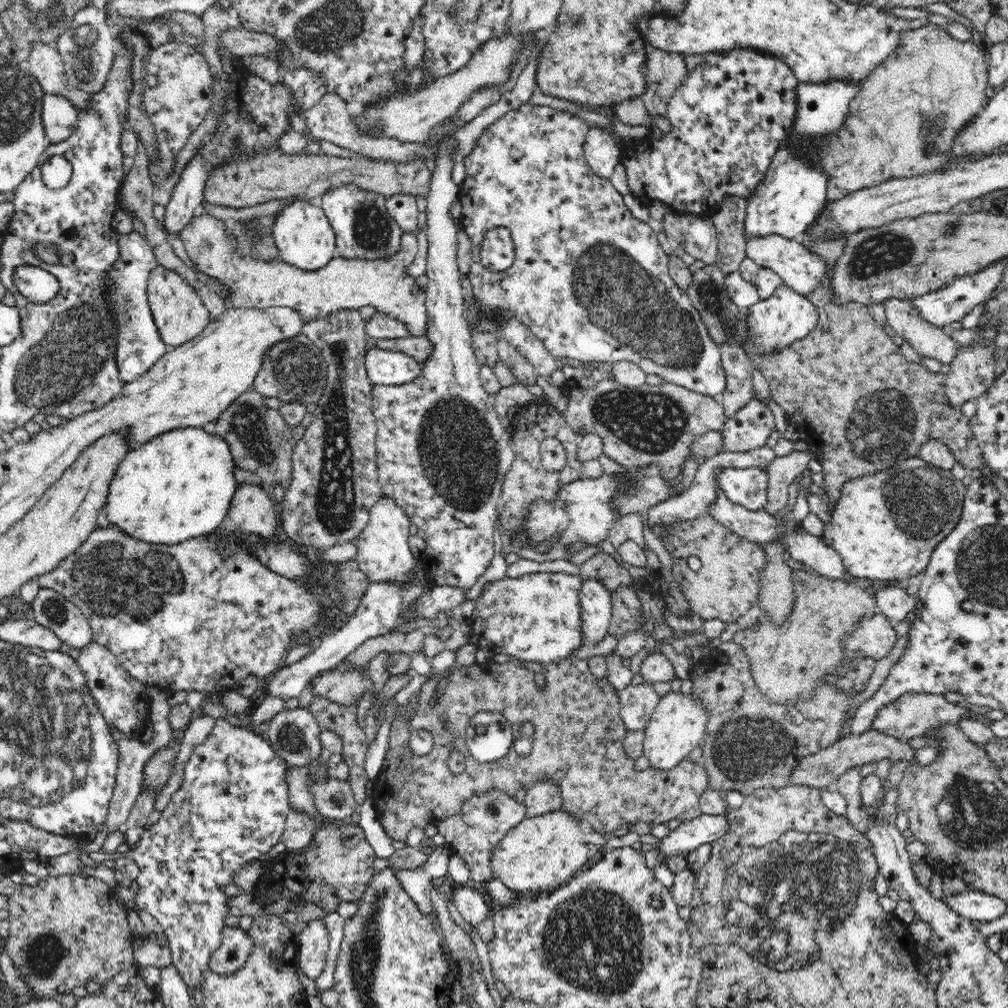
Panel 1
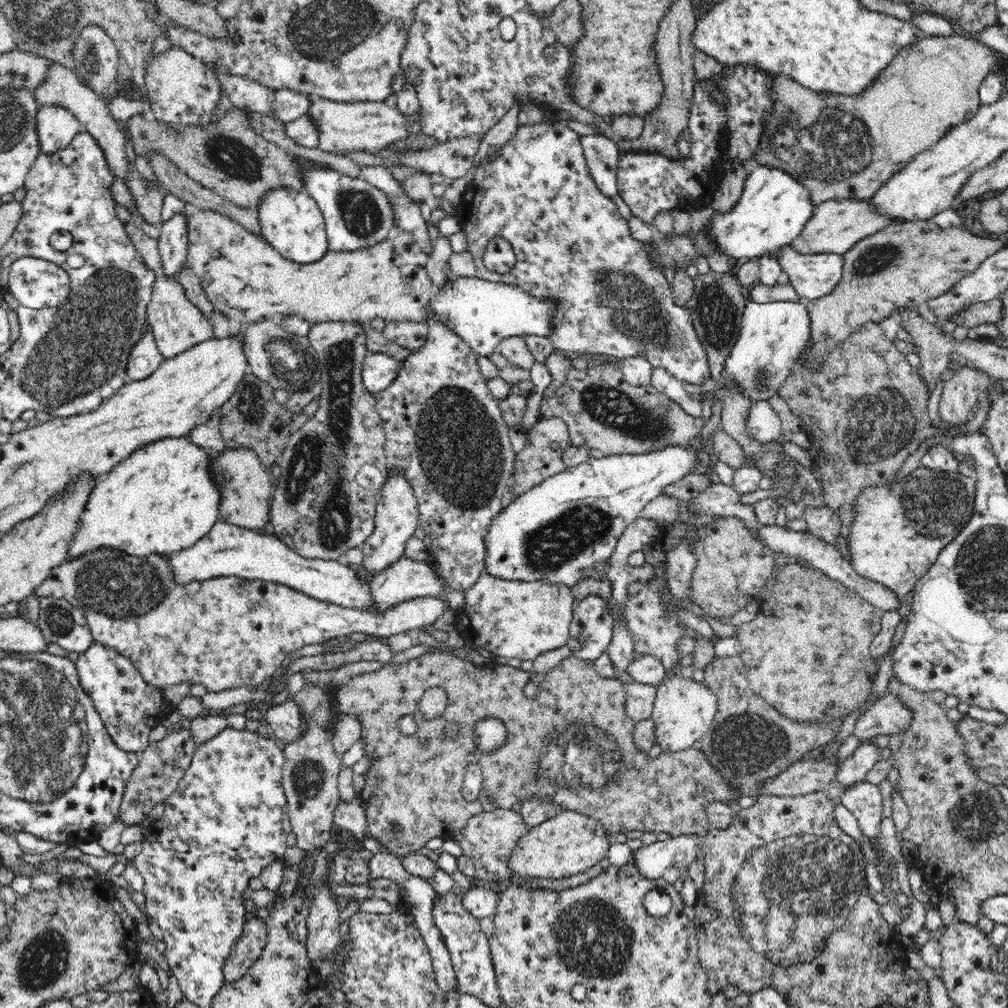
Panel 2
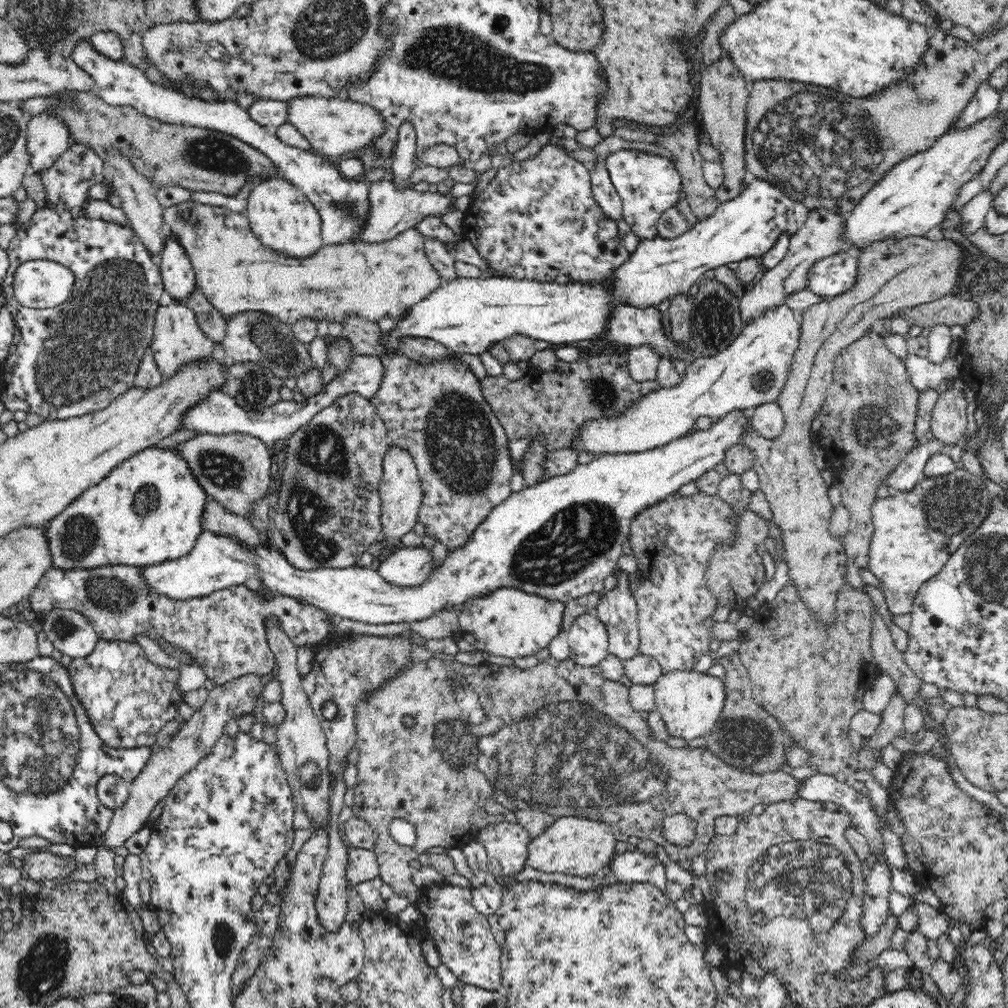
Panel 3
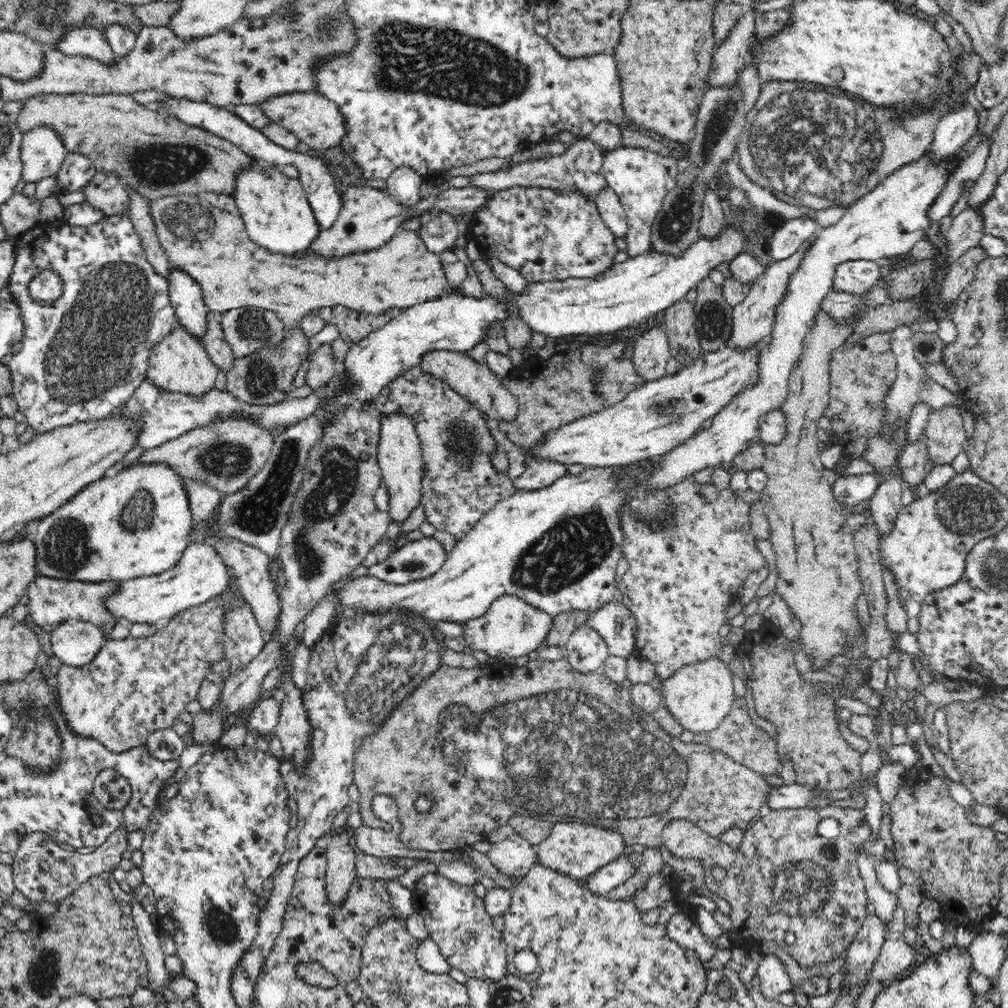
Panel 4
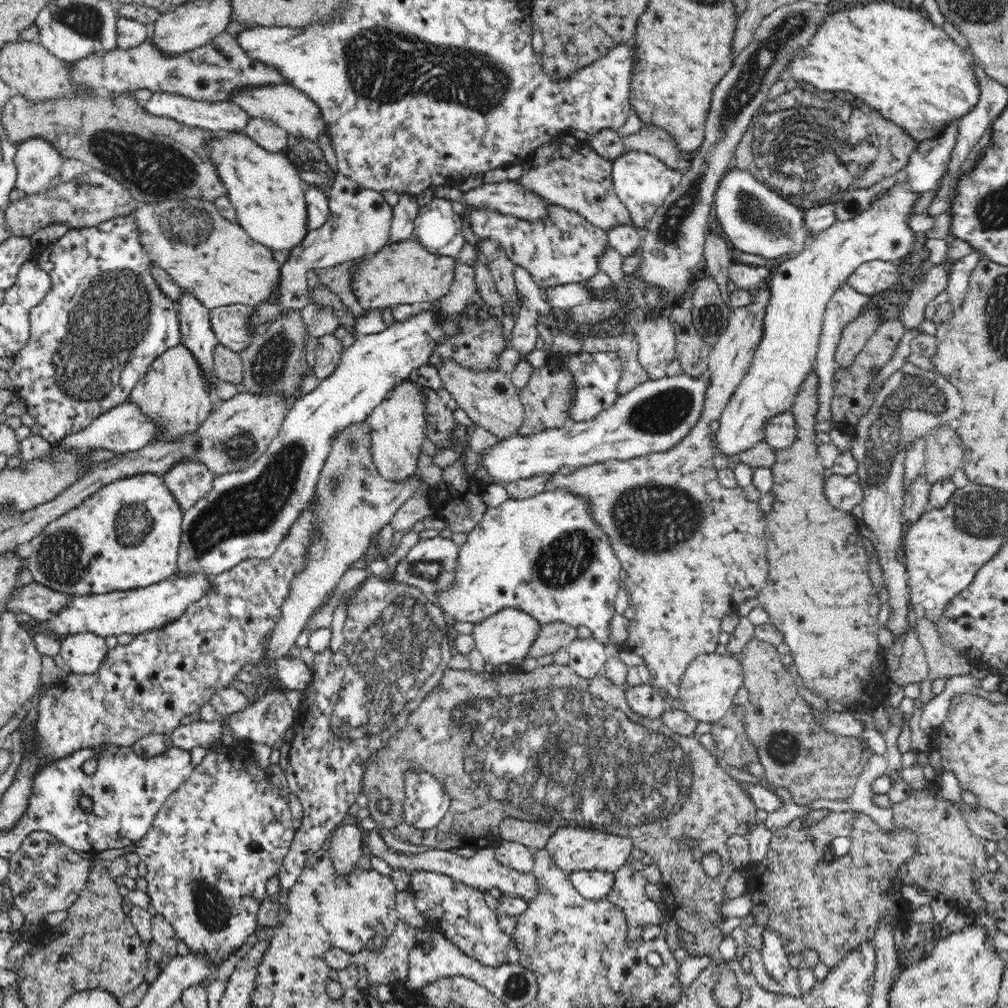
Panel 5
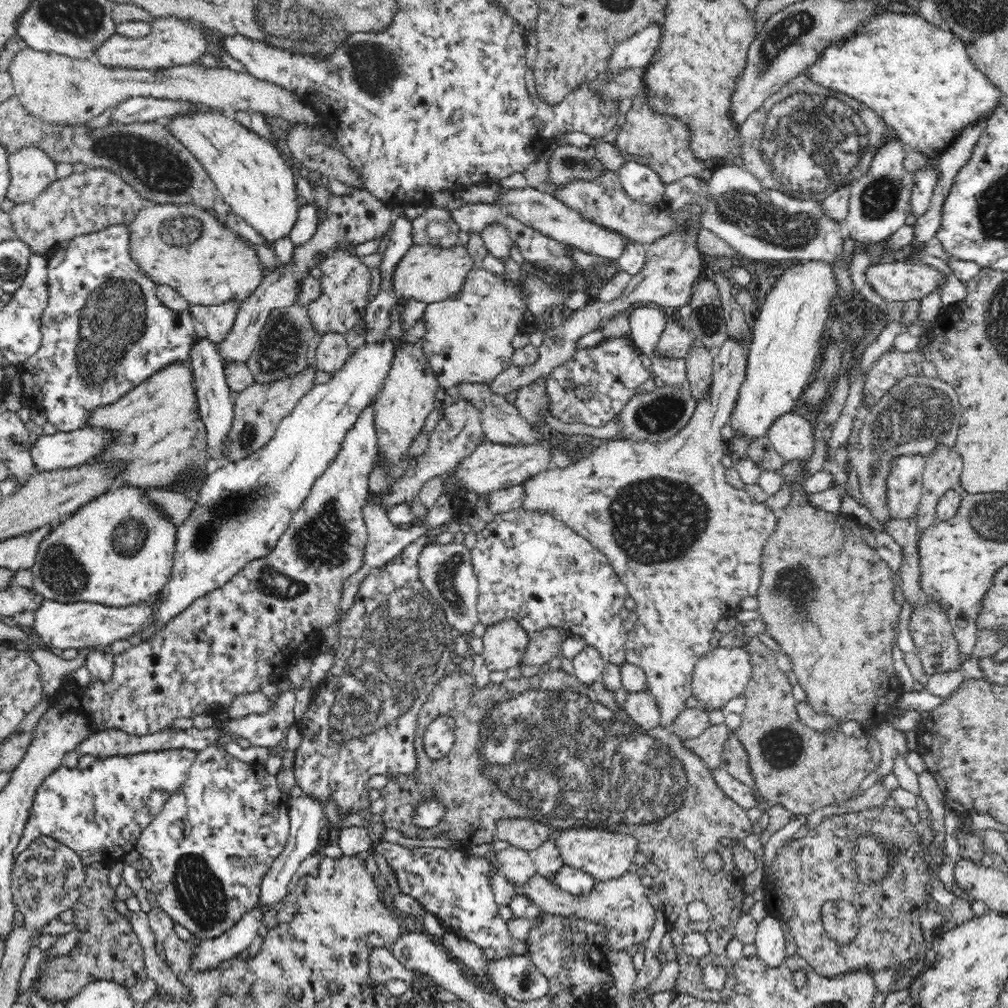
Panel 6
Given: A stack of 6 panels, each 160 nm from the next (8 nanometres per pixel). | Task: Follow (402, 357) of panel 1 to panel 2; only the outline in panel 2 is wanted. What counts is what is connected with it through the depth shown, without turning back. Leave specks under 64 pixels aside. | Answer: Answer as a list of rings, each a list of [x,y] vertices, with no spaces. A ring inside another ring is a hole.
[[[368,353],[362,366],[362,381],[365,390],[374,395],[388,389],[401,367],[401,360],[391,358],[386,354]]]

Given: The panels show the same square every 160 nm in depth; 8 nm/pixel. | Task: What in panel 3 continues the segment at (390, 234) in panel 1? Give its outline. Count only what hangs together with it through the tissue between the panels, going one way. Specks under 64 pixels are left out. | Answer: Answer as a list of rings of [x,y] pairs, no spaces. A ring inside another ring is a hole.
[[[89,38],[76,42],[70,56],[76,64],[85,70],[94,80],[96,93],[104,102],[112,106],[133,106],[150,118],[170,123],[210,129],[238,139],[253,149],[259,150],[280,168],[282,178],[297,186],[316,207],[321,216],[321,235],[325,244],[352,243],[368,220],[368,183],[362,180],[348,180],[332,165],[327,157],[313,150],[302,150],[284,144],[276,135],[268,134],[264,127],[250,118],[247,109],[230,100],[203,100],[197,96],[188,96],[183,92],[156,85],[144,74],[144,71],[123,59],[110,60],[102,56]]]

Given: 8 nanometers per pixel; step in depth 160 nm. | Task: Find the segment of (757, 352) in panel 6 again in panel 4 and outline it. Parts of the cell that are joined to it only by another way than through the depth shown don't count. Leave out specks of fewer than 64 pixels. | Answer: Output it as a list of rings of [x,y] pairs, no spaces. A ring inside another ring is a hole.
[[[955,155],[936,166],[929,164],[929,158],[924,157],[902,166],[884,178],[875,189],[857,199],[836,224],[819,229],[800,258],[798,270],[794,270],[786,280],[786,294],[776,306],[771,336],[759,353],[757,382],[736,394],[726,407],[713,416],[712,426],[708,430],[698,431],[693,438],[658,458],[657,469],[645,480],[649,486],[674,486],[682,478],[706,466],[726,465],[749,446],[761,443],[759,423],[771,410],[780,409],[786,402],[792,372],[804,354],[804,339],[813,327],[817,314],[822,311],[823,300],[834,290],[837,266],[855,260],[881,262],[910,252],[916,242],[926,238],[926,230],[930,228],[926,210],[942,192],[956,168]]]

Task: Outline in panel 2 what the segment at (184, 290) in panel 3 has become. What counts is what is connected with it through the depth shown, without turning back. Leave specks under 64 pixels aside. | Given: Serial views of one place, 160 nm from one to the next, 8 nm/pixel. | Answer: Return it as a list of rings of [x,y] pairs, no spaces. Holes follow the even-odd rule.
[[[175,214],[170,220],[160,224],[157,238],[162,266],[160,273],[177,280],[179,272],[186,267],[188,250],[188,229],[186,215]]]

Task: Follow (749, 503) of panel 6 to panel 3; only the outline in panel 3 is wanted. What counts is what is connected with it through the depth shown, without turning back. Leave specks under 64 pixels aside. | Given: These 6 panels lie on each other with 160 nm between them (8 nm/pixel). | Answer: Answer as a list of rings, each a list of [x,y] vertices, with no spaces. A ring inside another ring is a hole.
[[[813,209],[809,211],[806,222],[791,236],[791,244],[786,256],[774,266],[764,270],[762,278],[747,286],[741,296],[738,296],[740,317],[748,324],[770,309],[786,305],[786,299],[801,290],[808,288],[810,268],[816,262],[838,252],[851,252],[850,243],[844,241],[842,233],[844,216],[828,209]],[[700,491],[696,494],[692,494],[692,496],[682,496],[680,492],[676,492],[670,494],[660,503],[646,508],[644,511],[640,511],[640,514],[636,514],[632,519],[628,541],[630,543],[630,549],[632,549],[633,552],[632,555],[634,555],[636,561],[638,561],[636,572],[639,574],[641,582],[640,587],[633,592],[634,600],[637,604],[637,618],[639,619],[637,624],[639,626],[639,654],[656,659],[660,663],[662,674],[674,670],[692,670],[699,658],[710,652],[710,628],[712,628],[712,624],[714,624],[714,620],[712,620],[710,616],[716,612],[720,604],[717,596],[713,594],[707,585],[706,575],[713,552],[724,543],[730,546],[735,545],[735,536],[739,529],[739,518],[742,514],[734,511],[735,505],[735,503],[724,503],[724,500],[720,499],[718,494],[708,495]]]

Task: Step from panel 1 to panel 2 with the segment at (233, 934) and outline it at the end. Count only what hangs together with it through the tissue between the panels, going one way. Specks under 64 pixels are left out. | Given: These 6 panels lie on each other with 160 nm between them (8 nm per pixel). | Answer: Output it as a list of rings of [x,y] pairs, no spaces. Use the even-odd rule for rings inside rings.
[[[256,916],[246,921],[243,936],[232,947],[224,963],[224,981],[238,982],[248,974],[250,967],[262,956],[268,934],[268,919]]]

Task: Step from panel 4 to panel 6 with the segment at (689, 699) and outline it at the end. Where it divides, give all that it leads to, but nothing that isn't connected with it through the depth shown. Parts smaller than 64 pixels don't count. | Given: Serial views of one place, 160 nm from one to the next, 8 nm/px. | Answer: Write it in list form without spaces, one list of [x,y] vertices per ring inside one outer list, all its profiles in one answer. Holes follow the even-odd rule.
[[[718,647],[710,650],[696,661],[693,670],[691,689],[693,696],[698,699],[700,706],[707,710],[723,709],[728,700],[740,696],[746,690],[753,672],[753,664],[749,652],[741,647]]]

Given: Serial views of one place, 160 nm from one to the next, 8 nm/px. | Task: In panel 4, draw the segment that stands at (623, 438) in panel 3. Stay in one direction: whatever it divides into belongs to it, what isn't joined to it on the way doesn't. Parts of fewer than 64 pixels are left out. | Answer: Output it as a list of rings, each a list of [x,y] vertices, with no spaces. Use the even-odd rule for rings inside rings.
[[[769,338],[762,339],[747,351],[738,351],[734,347],[724,346],[714,352],[705,352],[700,360],[692,365],[683,367],[677,374],[667,375],[663,378],[644,382],[639,388],[632,390],[621,402],[606,407],[590,416],[577,419],[557,430],[552,430],[541,439],[536,446],[528,452],[523,451],[526,464],[538,459],[560,462],[564,465],[582,464],[591,467],[622,467],[640,463],[648,459],[660,458],[663,454],[673,451],[693,438],[702,426],[704,420],[716,416],[722,408],[726,407],[732,398],[744,388],[757,382],[757,361],[759,353]]]

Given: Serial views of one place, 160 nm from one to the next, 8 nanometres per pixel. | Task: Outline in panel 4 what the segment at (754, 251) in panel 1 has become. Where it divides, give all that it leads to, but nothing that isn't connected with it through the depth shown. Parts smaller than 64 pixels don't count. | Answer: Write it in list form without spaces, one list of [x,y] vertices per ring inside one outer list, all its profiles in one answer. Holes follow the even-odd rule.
[[[855,260],[837,266],[833,288],[855,295],[868,292],[881,278],[881,265],[877,261]]]

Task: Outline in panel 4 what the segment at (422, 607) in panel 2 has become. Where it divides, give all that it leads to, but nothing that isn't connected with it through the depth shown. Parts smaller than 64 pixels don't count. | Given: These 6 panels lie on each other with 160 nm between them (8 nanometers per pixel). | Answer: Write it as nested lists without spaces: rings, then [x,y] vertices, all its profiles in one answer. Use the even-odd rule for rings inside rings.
[[[37,576],[28,584],[27,604],[32,620],[38,625],[58,625],[68,618],[81,618],[92,624],[99,625],[103,632],[107,632],[116,625],[116,619],[104,607],[104,598],[116,590],[114,581],[105,583],[88,583],[82,581],[65,581],[60,579]],[[232,601],[225,612],[225,658],[234,668],[244,668],[265,646],[265,635],[248,602]]]

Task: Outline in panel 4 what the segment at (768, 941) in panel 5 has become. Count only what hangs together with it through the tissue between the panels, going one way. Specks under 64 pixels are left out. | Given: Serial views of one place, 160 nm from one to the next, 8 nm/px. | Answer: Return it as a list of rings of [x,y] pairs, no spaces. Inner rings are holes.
[[[762,955],[756,970],[762,983],[761,993],[766,998],[776,999],[779,994],[791,990],[789,974],[776,955]]]

